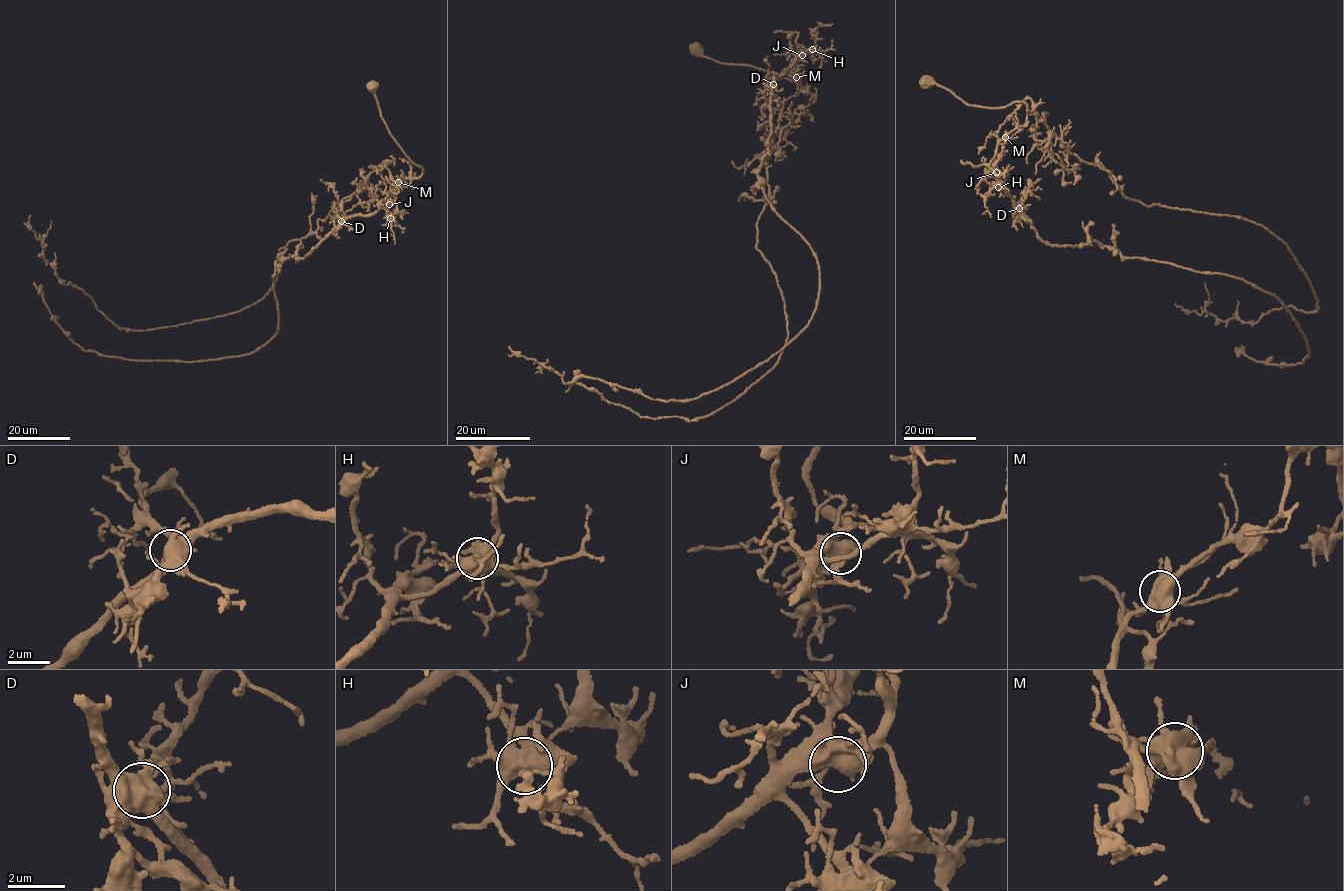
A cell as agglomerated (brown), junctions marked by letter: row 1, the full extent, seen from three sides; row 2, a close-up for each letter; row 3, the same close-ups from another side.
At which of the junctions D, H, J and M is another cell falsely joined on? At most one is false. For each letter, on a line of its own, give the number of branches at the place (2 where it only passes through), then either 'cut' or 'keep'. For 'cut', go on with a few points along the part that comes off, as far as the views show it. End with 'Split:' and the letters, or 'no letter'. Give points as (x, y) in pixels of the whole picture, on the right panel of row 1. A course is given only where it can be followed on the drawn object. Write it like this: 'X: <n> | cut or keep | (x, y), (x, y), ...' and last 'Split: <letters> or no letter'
D: 5 | keep
H: 5 | keep
J: 6 | keep
M: 9 | cut | (1005, 136), (995, 176), (1043, 242), (1094, 241), (1246, 281), (1281, 300), (1309, 353), (1267, 365), (1242, 345)
Split: M

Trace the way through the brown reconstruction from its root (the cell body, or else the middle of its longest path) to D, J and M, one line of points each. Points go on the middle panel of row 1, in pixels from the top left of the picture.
D: (695, 49), (722, 63), (752, 66), (793, 81), (815, 100), (799, 89), (798, 55), (773, 84)
J: (695, 49), (722, 63), (752, 66), (793, 81), (814, 101), (799, 89), (795, 77), (802, 55)
M: (695, 49), (722, 63), (752, 66), (793, 81), (815, 100), (810, 101), (810, 93), (799, 89), (796, 77)

